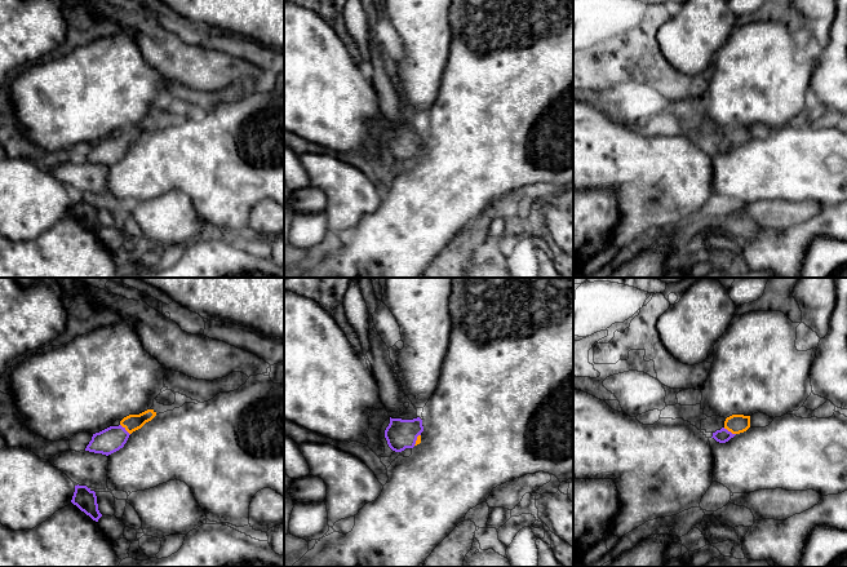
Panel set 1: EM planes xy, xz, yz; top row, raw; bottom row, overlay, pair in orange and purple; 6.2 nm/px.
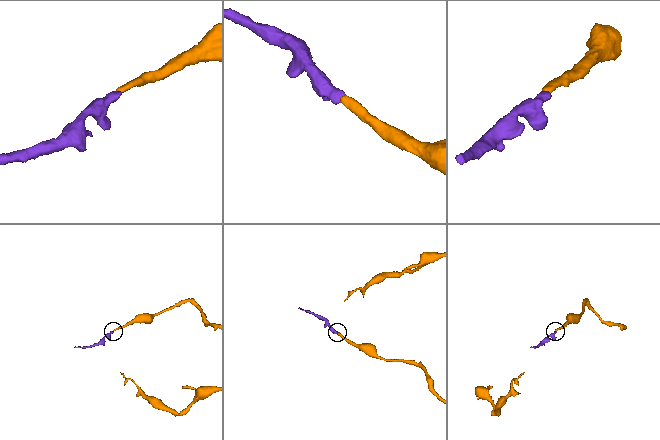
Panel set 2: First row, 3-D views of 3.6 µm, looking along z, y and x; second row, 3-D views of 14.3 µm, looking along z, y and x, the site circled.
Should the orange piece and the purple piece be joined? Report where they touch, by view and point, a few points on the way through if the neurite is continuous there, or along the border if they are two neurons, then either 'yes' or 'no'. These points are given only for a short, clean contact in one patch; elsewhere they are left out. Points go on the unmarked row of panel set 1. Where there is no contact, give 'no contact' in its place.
yz (730, 141) | across yz (736, 134), (730, 141), (722, 146) | yes

